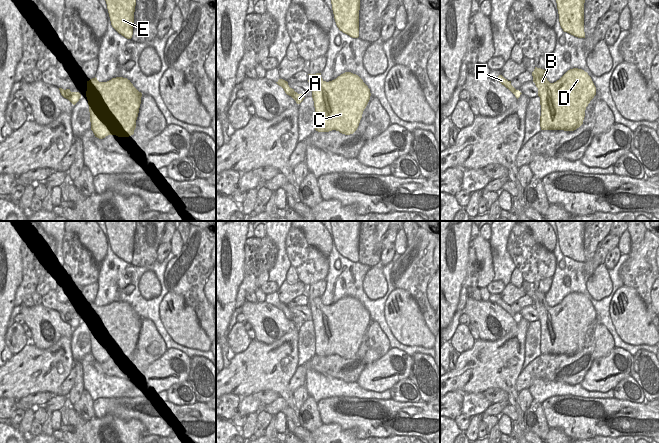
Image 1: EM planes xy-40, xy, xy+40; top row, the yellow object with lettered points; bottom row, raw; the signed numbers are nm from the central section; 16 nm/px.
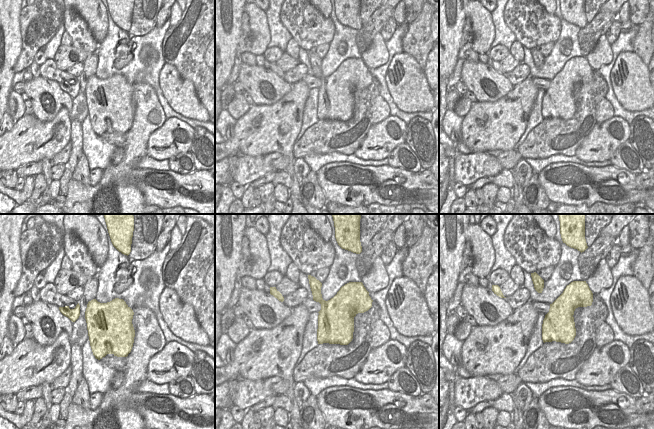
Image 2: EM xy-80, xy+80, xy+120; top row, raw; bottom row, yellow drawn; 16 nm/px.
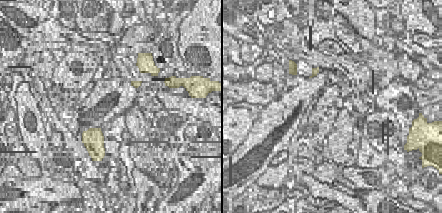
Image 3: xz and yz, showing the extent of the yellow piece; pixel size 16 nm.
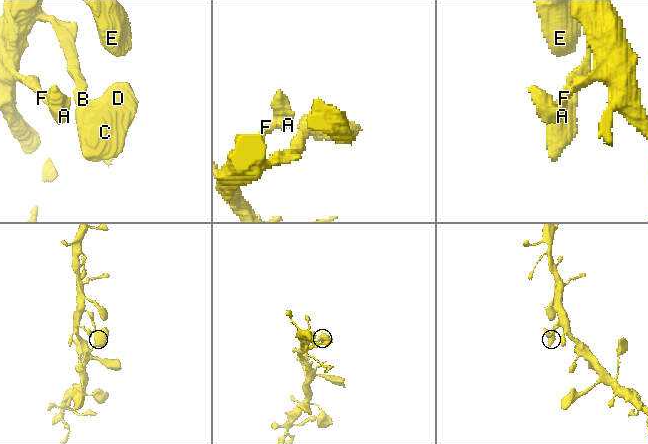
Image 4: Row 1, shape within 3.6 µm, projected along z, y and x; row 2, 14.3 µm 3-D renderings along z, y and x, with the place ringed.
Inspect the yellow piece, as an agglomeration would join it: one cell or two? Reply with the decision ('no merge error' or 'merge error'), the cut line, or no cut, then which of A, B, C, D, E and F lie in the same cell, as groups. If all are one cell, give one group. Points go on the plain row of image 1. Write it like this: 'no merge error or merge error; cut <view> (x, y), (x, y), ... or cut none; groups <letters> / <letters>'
no merge error; cut none; groups A B C D E F

